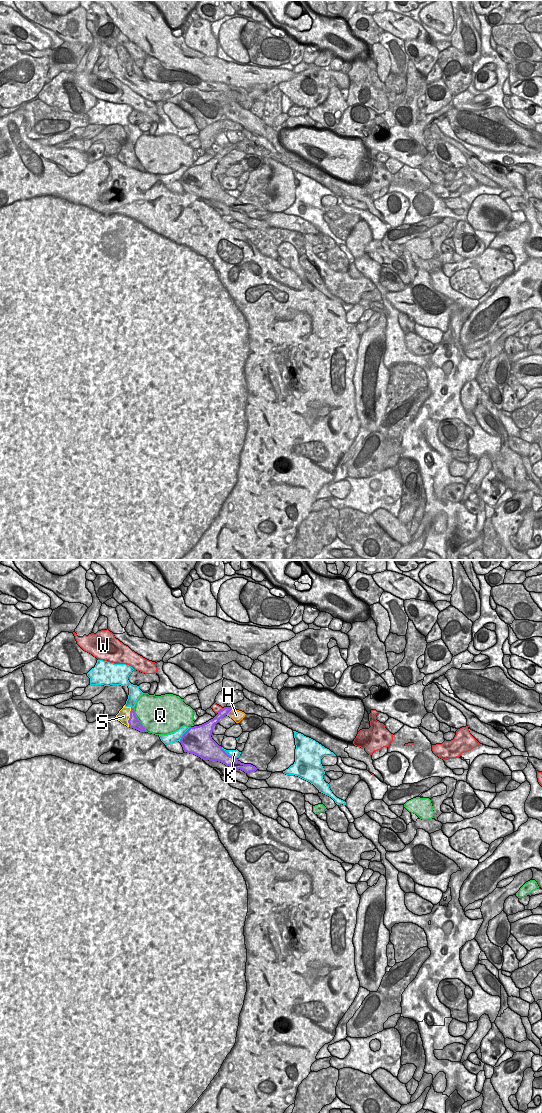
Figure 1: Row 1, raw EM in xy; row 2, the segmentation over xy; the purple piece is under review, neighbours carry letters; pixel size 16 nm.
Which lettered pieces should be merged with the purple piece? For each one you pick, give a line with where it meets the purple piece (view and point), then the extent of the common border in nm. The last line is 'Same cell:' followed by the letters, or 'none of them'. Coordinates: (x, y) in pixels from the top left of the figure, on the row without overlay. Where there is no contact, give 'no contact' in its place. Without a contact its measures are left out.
Same cell: none of them

